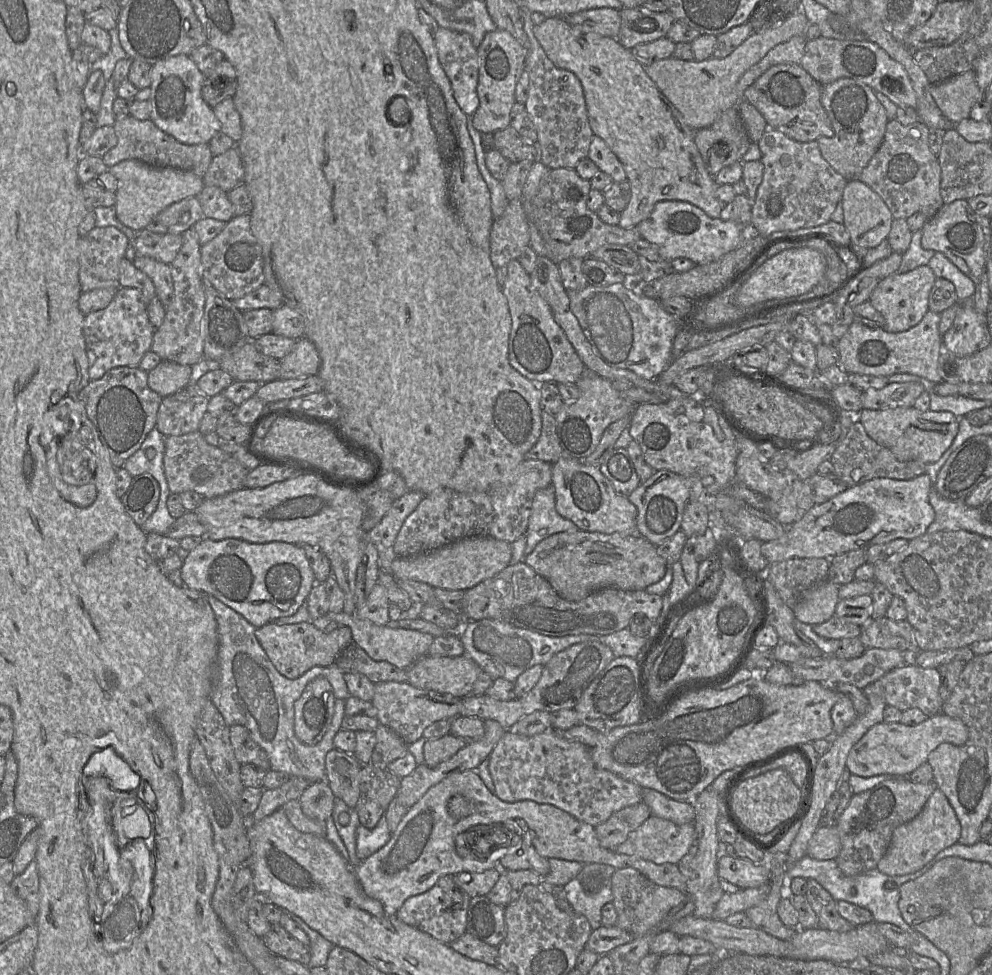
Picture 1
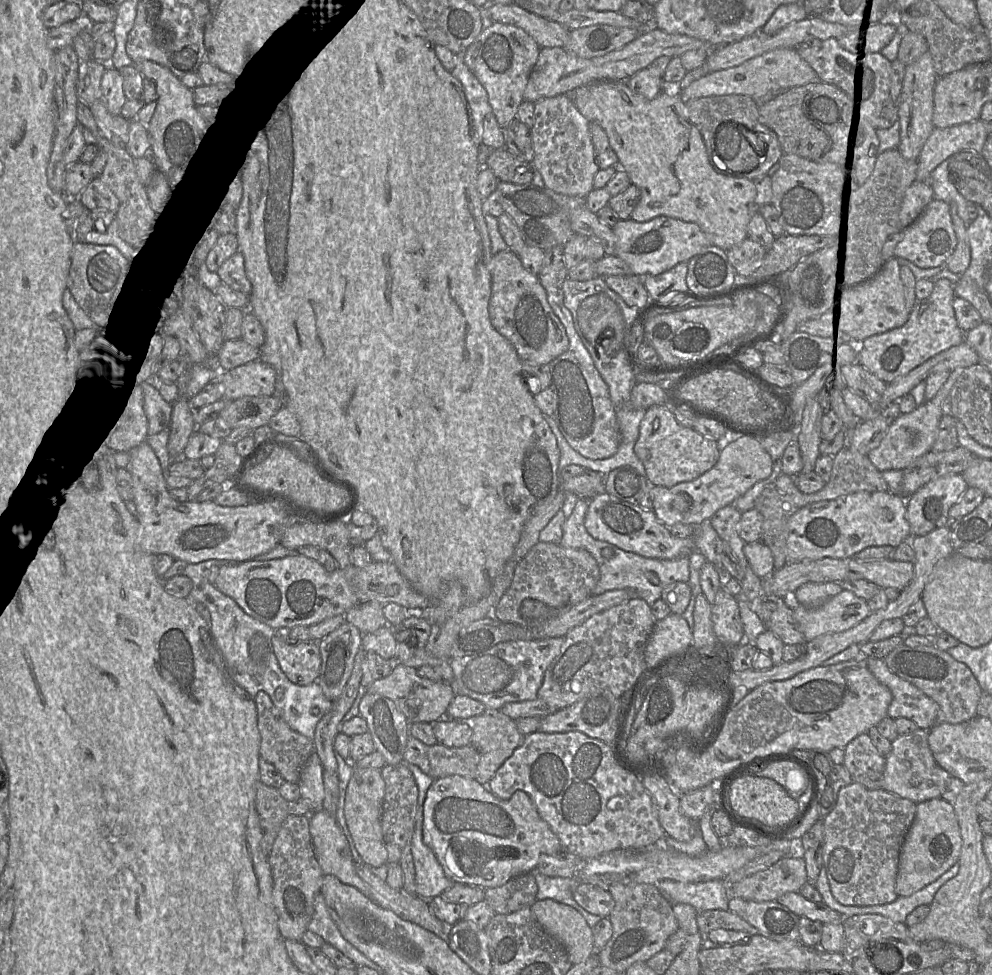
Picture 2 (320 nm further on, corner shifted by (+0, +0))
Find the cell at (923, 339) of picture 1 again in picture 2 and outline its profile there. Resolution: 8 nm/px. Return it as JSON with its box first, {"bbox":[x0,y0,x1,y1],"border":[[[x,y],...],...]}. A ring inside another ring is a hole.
{"bbox":[860,278,965,383],"border":[[[947,278],[936,280],[932,293],[926,299],[917,301],[910,312],[907,322],[903,326],[863,340],[863,348],[860,352],[860,364],[886,383],[890,383],[899,377],[907,375],[910,371],[940,352],[961,344],[965,341],[965,332],[957,324],[953,308],[955,297],[955,283]]]}

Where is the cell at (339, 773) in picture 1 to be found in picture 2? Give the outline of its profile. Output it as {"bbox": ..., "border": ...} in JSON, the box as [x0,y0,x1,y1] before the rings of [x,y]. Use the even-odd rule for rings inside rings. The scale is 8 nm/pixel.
{"bbox":[344,765,388,867],"border":[[[353,765],[353,773],[346,789],[344,813],[354,845],[364,863],[371,867],[379,867],[388,861],[382,828],[381,815],[385,795],[385,782],[380,769],[359,768]]]}

